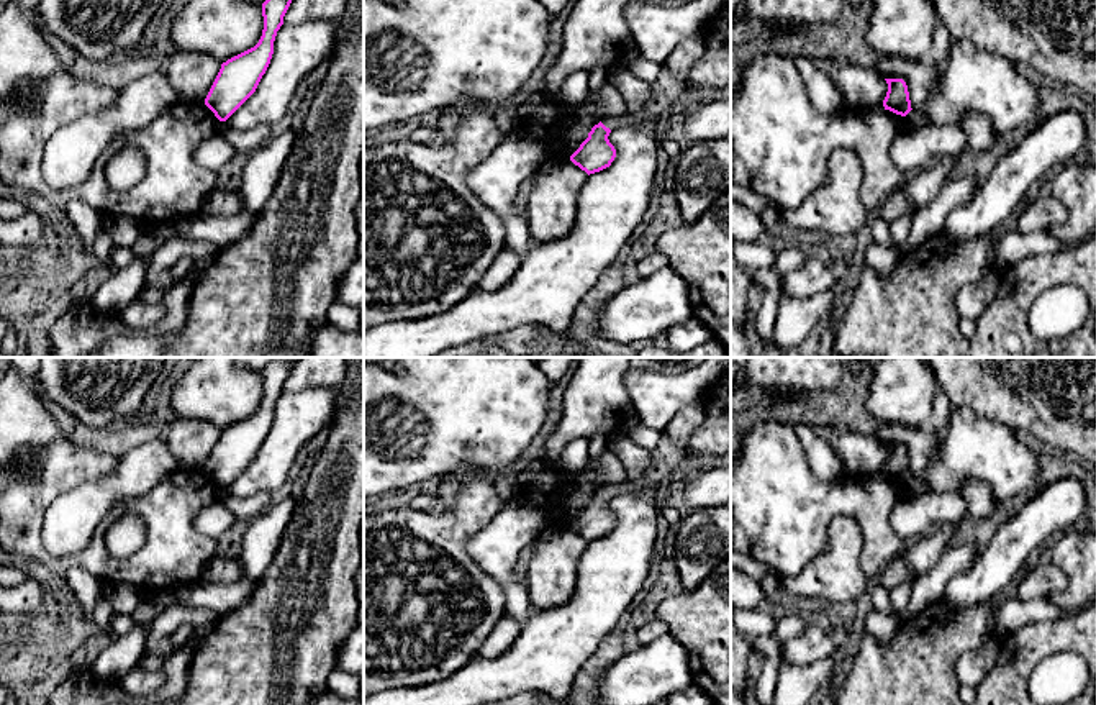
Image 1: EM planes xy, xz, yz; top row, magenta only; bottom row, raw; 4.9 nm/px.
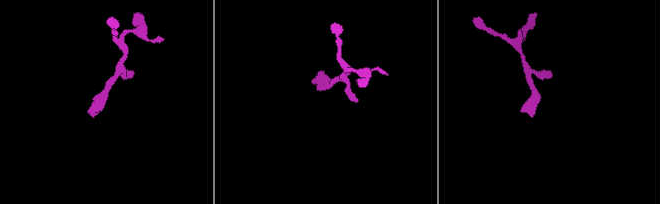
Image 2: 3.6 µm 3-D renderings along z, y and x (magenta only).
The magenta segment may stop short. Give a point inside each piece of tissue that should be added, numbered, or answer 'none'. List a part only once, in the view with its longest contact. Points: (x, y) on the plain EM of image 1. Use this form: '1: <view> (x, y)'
1: xz (624, 487)

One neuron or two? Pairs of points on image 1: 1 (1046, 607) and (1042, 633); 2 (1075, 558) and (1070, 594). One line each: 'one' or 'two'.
1: two
2: one

